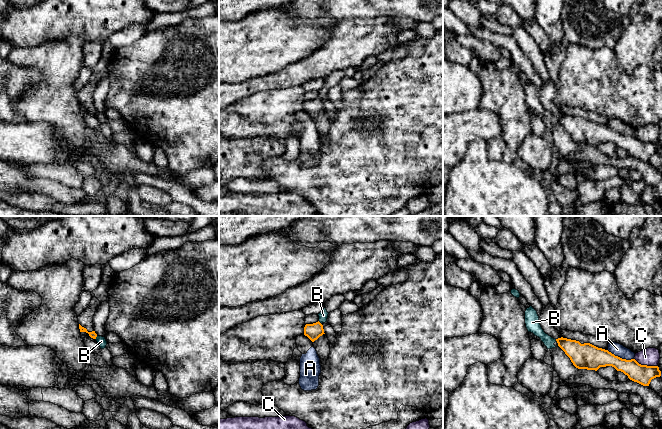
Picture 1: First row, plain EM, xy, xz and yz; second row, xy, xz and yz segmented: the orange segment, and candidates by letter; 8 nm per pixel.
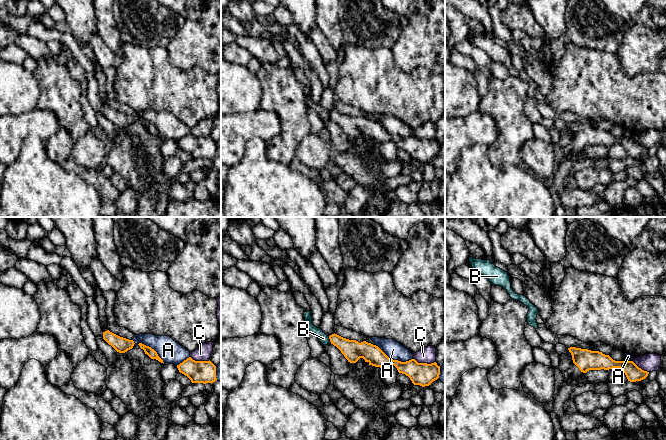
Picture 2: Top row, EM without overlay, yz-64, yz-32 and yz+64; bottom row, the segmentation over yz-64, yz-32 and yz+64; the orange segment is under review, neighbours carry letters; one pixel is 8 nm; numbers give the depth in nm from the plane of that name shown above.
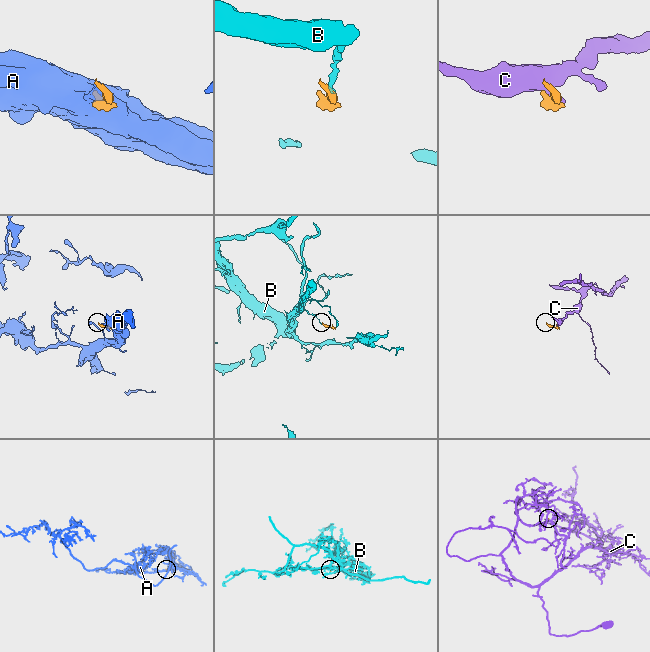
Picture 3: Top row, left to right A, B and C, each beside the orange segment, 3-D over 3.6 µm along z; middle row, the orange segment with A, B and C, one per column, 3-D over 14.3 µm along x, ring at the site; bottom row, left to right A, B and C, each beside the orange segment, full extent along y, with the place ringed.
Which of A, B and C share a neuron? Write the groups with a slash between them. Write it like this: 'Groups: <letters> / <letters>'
Groups: A / B / C

